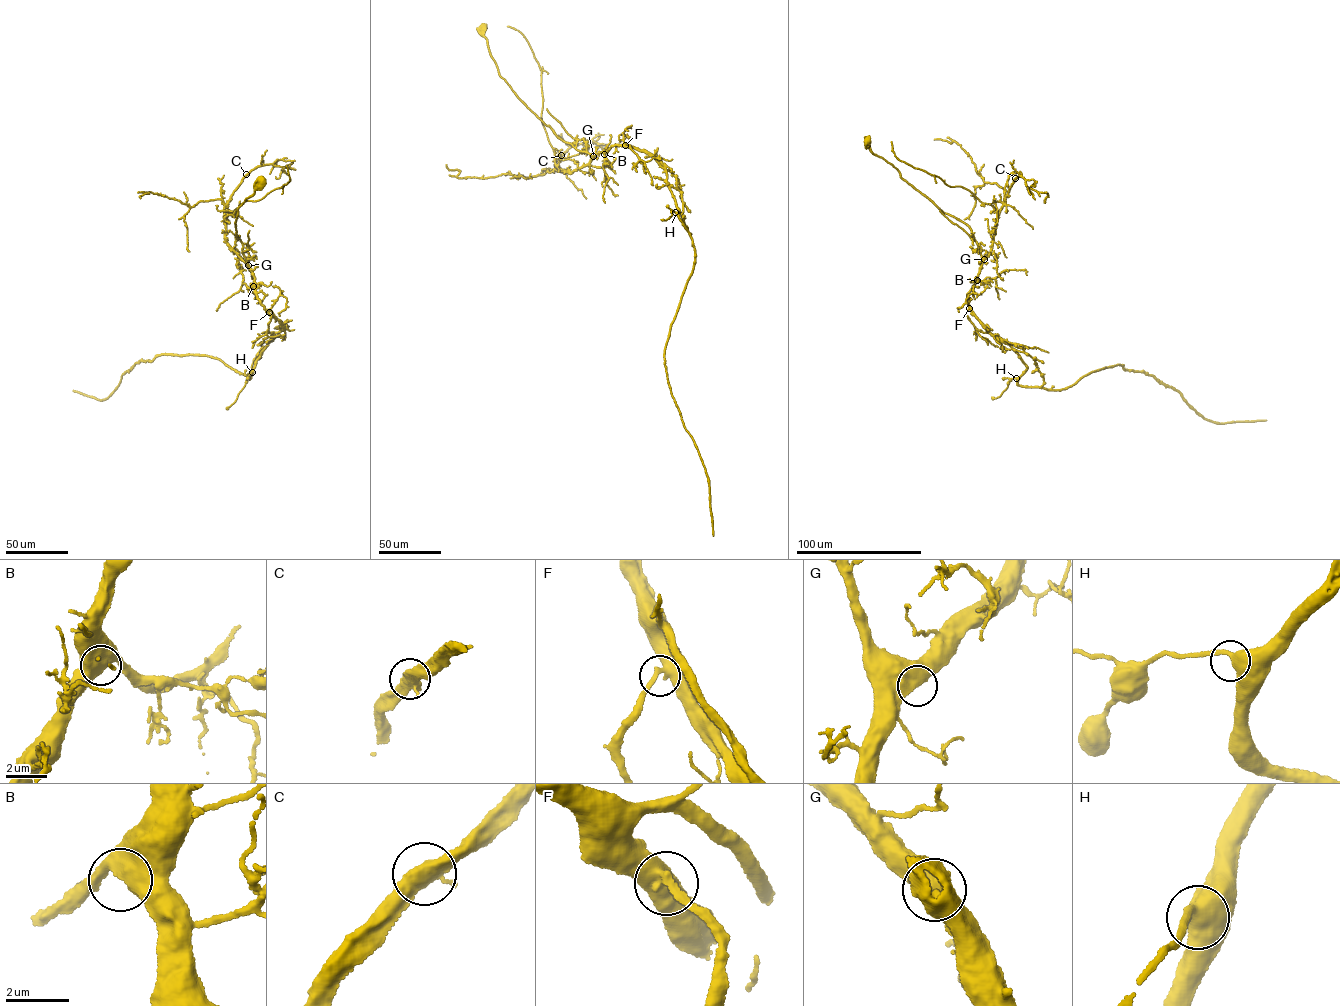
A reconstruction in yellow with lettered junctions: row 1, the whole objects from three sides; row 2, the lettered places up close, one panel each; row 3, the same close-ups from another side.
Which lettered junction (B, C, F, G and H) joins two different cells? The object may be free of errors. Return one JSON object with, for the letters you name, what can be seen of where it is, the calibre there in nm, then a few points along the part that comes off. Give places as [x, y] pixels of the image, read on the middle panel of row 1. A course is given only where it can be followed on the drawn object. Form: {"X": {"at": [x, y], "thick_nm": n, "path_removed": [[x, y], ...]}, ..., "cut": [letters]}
{"cut": []}

